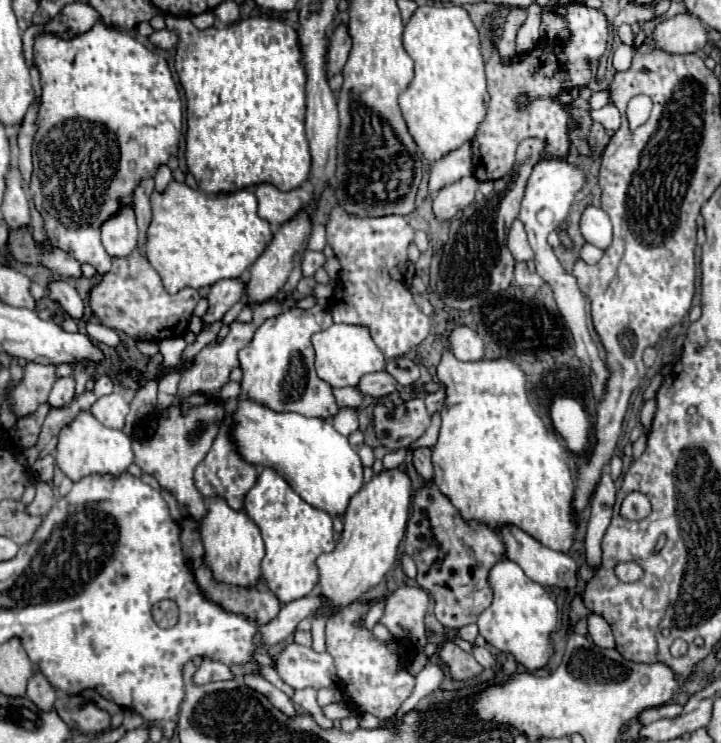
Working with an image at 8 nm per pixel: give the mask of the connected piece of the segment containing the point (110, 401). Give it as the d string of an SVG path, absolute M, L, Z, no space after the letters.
M110 393L110 395L100 397L92 405L92 415L106 427L122 429L124 419L128 415L128 403L120 393Z

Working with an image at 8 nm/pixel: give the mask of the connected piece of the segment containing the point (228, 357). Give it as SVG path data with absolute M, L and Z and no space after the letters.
M240 321L230 323L230 329L228 329L228 335L224 337L224 341L206 345L206 347L194 357L192 367L188 367L186 371L182 371L178 397L184 399L184 397L188 397L188 395L192 395L192 393L204 393L204 395L214 397L216 391L220 391L222 385L226 385L226 383L230 381L232 369L238 367L238 351L252 341L254 331L256 331L256 325L254 325L254 323L240 323Z

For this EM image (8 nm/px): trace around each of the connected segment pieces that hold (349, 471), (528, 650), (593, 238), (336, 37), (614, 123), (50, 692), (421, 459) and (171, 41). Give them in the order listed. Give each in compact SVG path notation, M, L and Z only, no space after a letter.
M238 397L228 433L232 445L246 463L274 469L306 503L332 517L344 515L348 499L364 485L358 453L326 419L304 417L292 411L278 413L254 399Z
M502 559L488 573L488 583L492 587L492 605L478 617L480 635L498 651L512 653L518 663L522 663L528 671L542 669L552 657L550 633L558 623L558 607L552 601L546 587L528 579L516 563L510 559Z
M588 205L580 215L580 233L584 239L600 249L606 249L612 243L612 223L604 209Z
M346 25L336 27L336 31L330 37L328 51L326 51L326 63L328 63L326 65L326 75L328 77L332 77L332 75L336 75L336 73L342 71L342 67L344 67L344 63L348 59L350 47L352 47L352 41L350 41Z
M608 103L606 107L602 107L602 109L598 109L598 111L590 109L590 117L592 117L594 121L602 123L608 131L616 131L616 129L620 127L620 115L618 115L618 109L616 109L612 103Z
M36 673L34 677L28 679L26 697L32 699L32 703L36 703L36 707L40 707L42 711L50 711L56 701L56 691L42 673Z
M420 447L414 451L414 467L418 471L418 475L428 483L432 479L432 459L430 459L430 449L428 447Z
M162 29L162 31L154 31L150 37L150 43L154 45L154 47L158 47L158 49L172 49L172 47L176 47L176 43L178 43L178 35L176 33L172 33L172 31L168 31L168 29Z

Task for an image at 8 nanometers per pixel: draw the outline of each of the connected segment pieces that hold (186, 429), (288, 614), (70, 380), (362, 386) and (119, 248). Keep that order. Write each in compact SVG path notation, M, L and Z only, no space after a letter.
M216 403L190 409L186 415L180 413L178 405L172 405L168 417L156 417L148 425L136 429L136 433L132 435L134 463L140 465L144 473L154 475L160 487L168 489L184 507L184 511L194 519L202 519L206 515L206 501L194 485L194 469L210 451L210 445L220 431L222 419L224 409Z
M310 593L308 597L296 599L286 603L286 607L280 609L280 613L258 627L260 631L260 645L262 647L272 647L280 641L284 641L288 635L294 633L296 625L304 619L304 617L312 617L314 611L324 603L324 599L318 593Z
M60 377L54 383L52 391L50 391L50 399L48 399L50 407L64 407L64 405L68 405L72 401L72 397L74 397L74 385L76 385L74 377Z
M378 371L378 373L364 375L364 379L360 379L356 389L368 397L384 397L384 395L394 393L398 389L398 383L386 371Z
M120 207L112 219L104 221L102 245L112 257L126 257L136 249L138 229L132 207Z

